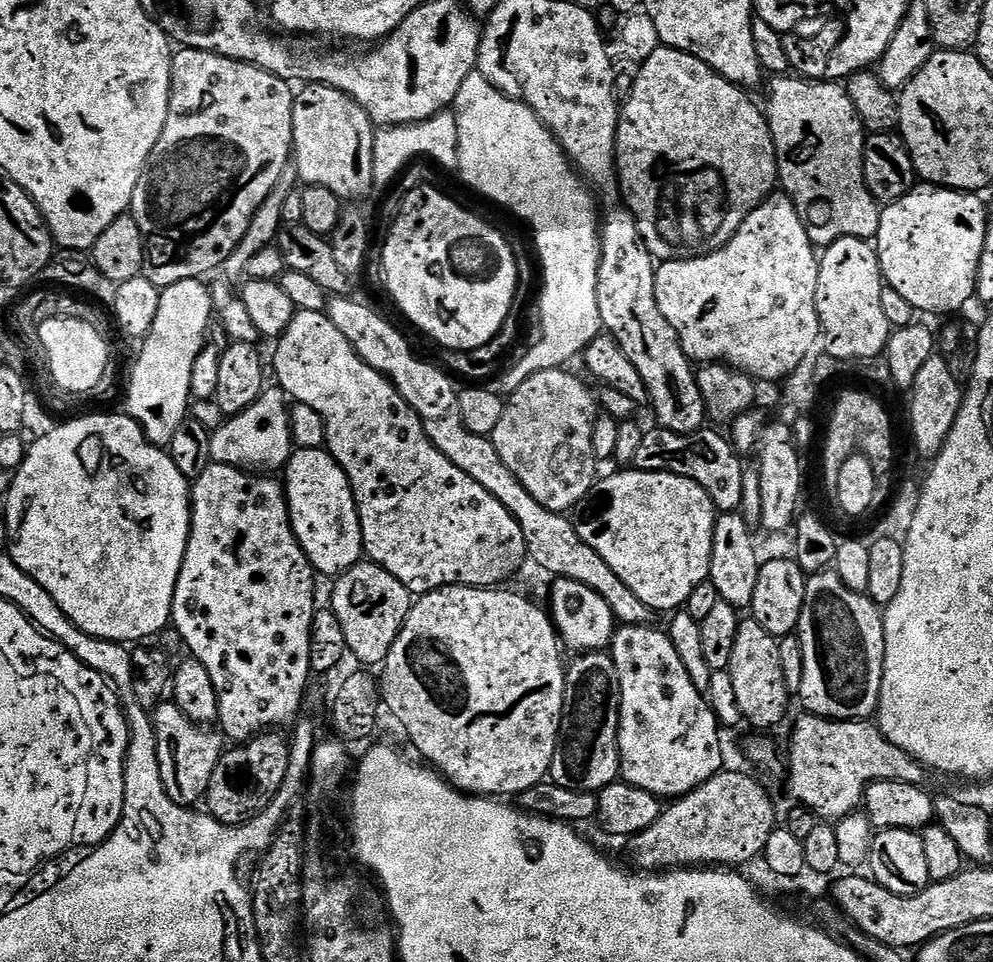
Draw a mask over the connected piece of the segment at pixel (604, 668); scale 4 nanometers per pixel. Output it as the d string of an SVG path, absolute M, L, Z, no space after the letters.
M597 650L577 655L577 660L567 665L565 700L561 716L560 737L554 751L551 783L566 786L566 790L594 792L599 794L606 786L617 783L620 775L620 675L607 651Z

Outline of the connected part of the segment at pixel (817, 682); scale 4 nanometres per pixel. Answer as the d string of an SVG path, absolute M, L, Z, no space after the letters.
M835 570L827 572L813 572L807 577L808 589L804 595L804 605L800 615L800 627L798 639L804 655L804 669L802 670L802 686L798 693L798 699L804 703L803 711L813 716L824 716L828 720L868 720L877 715L880 706L880 687L882 686L882 674L884 673L884 651L886 650L886 638L884 637L884 617L881 609L863 592L850 590L838 578Z

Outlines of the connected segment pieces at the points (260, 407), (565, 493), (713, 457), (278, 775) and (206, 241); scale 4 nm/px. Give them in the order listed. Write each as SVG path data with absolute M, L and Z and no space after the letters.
M269 387L249 408L227 417L220 429L212 432L212 458L253 474L276 474L288 464L294 445L290 426L289 401L279 387Z
M542 370L526 378L522 386L511 389L502 418L490 437L494 450L498 450L498 458L502 458L506 470L522 482L530 498L546 506L546 510L565 514L583 501L598 479L598 461L594 454L598 396L568 371L572 370Z
M659 426L649 427L642 438L642 447L636 455L635 467L641 472L669 472L698 482L712 495L721 513L737 511L742 502L742 478L745 461L740 461L737 449L727 435L701 430L675 432Z
M276 730L261 732L251 740L225 751L210 778L206 797L207 815L223 824L245 824L262 814L262 810L266 810L266 806L270 806L270 802L281 795L280 787L288 776L290 740L280 735L284 734Z
M181 47L172 57L172 93L170 94L170 106L166 114L166 126L154 146L154 150L147 159L142 176L134 190L134 198L131 200L130 214L138 223L138 228L144 238L143 270L142 274L148 277L154 286L161 290L174 286L178 282L187 280L199 280L207 277L207 272L223 269L226 258L242 242L242 234L246 234L246 226L258 214L258 206L266 202L266 194L274 190L278 178L282 178L282 170L293 159L292 154L292 102L294 88L287 80L280 76L270 74L253 64L247 64L234 58L222 58L213 52L203 52L193 48Z

